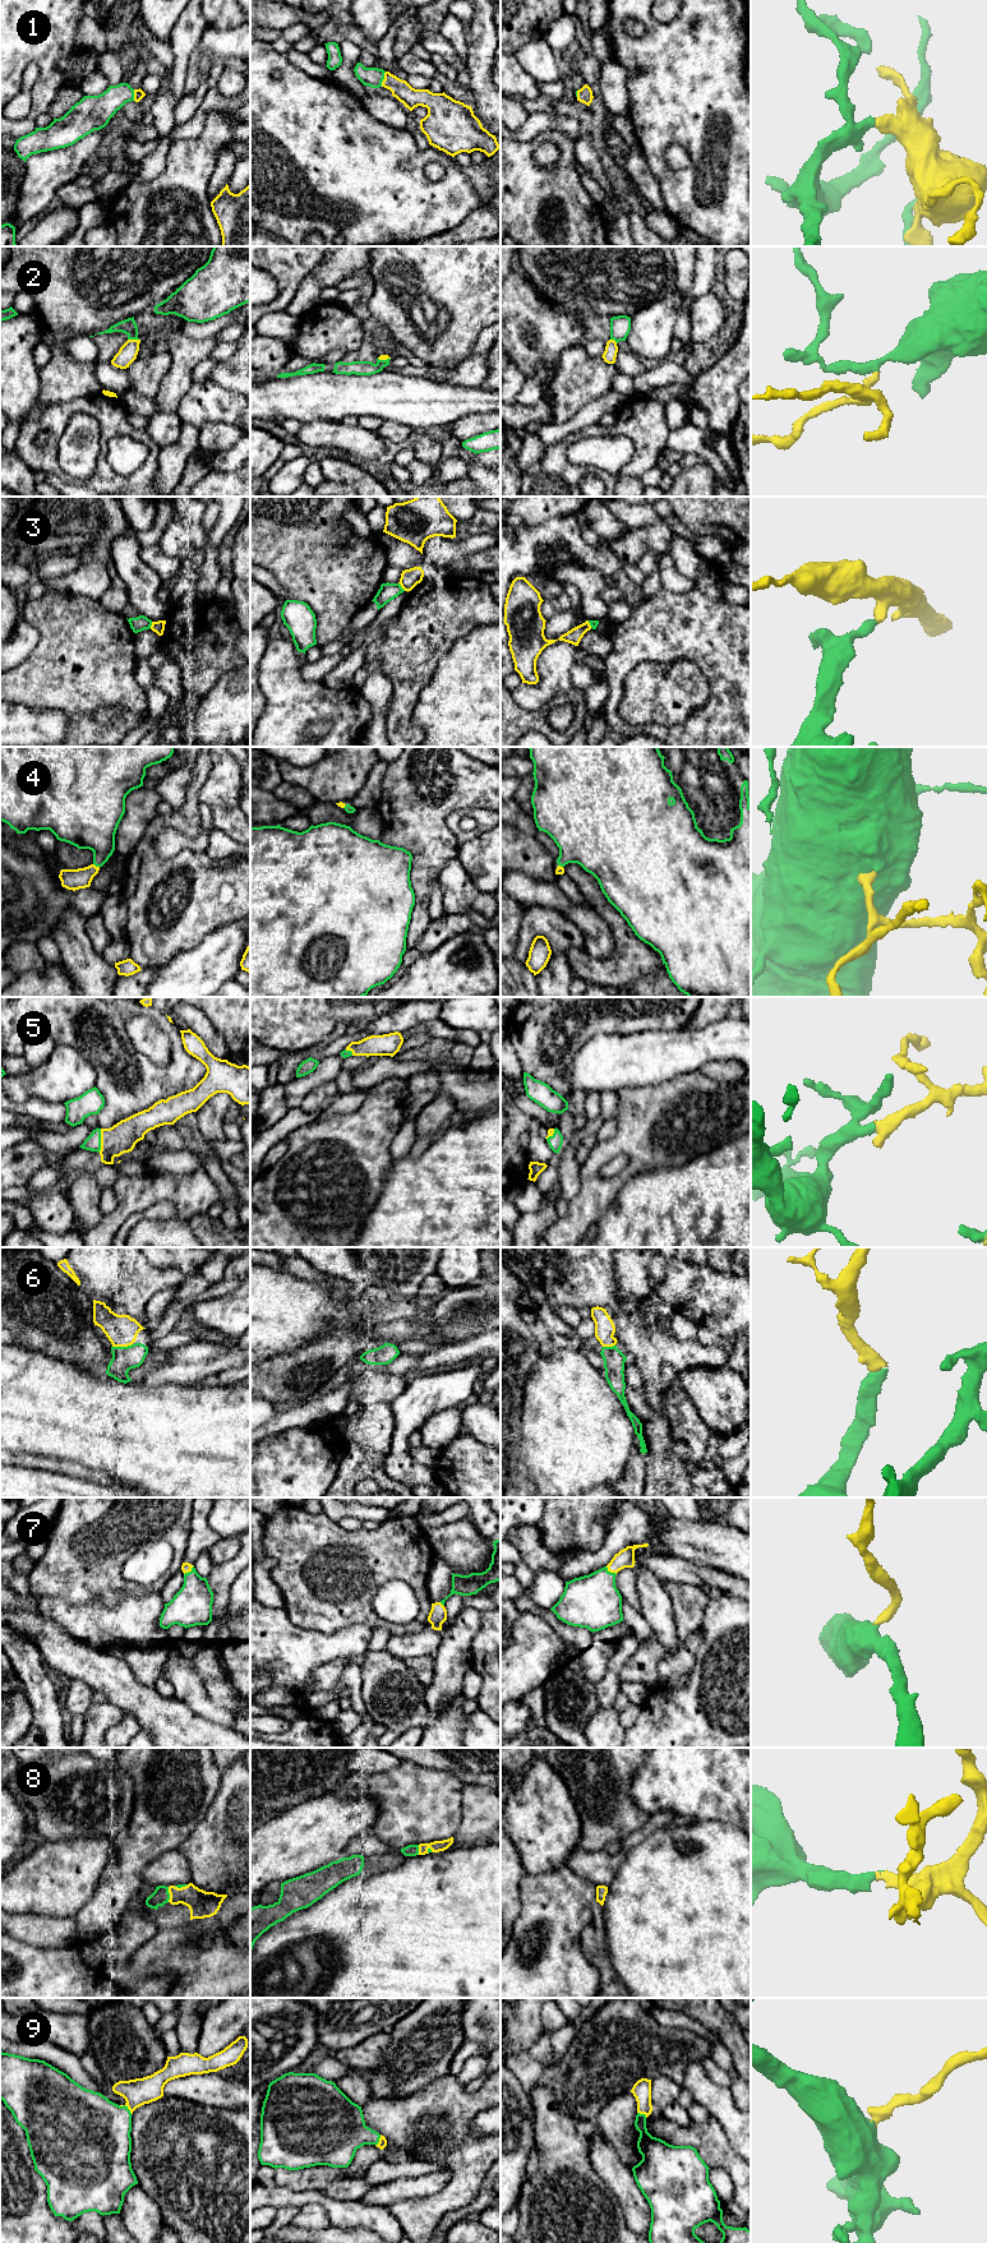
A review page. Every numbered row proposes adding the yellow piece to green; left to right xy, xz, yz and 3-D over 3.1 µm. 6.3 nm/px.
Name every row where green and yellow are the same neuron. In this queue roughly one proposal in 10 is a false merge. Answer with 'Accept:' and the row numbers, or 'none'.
Accept: 1, 2, 4, 5, 6, 7, 8, 9

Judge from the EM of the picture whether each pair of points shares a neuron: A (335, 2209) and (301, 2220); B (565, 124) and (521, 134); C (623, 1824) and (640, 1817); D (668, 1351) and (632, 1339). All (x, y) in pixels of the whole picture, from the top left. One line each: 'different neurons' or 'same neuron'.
A: different neurons
B: same neuron
C: same neuron
D: different neurons

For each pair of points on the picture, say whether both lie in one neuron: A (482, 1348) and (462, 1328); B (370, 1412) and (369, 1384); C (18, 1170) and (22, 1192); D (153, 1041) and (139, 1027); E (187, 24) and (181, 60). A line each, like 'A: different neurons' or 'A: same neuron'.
A: different neurons
B: different neurons
C: different neurons
D: same neuron
E: same neuron

